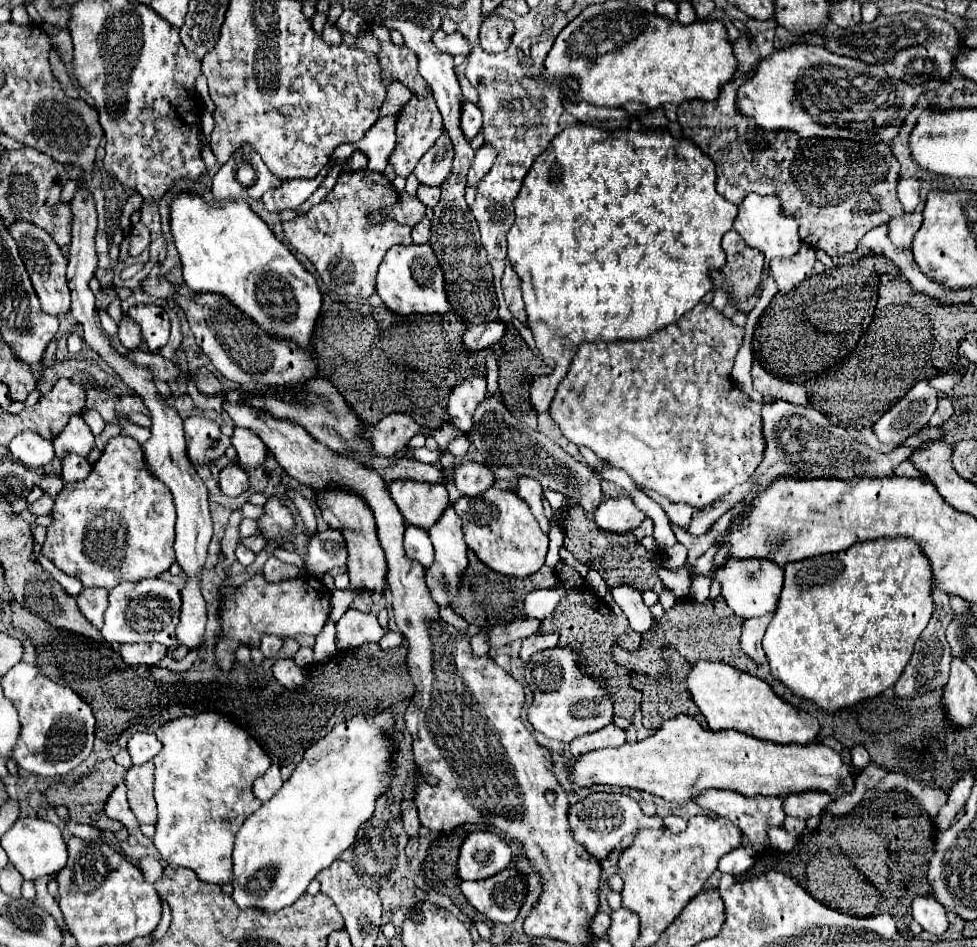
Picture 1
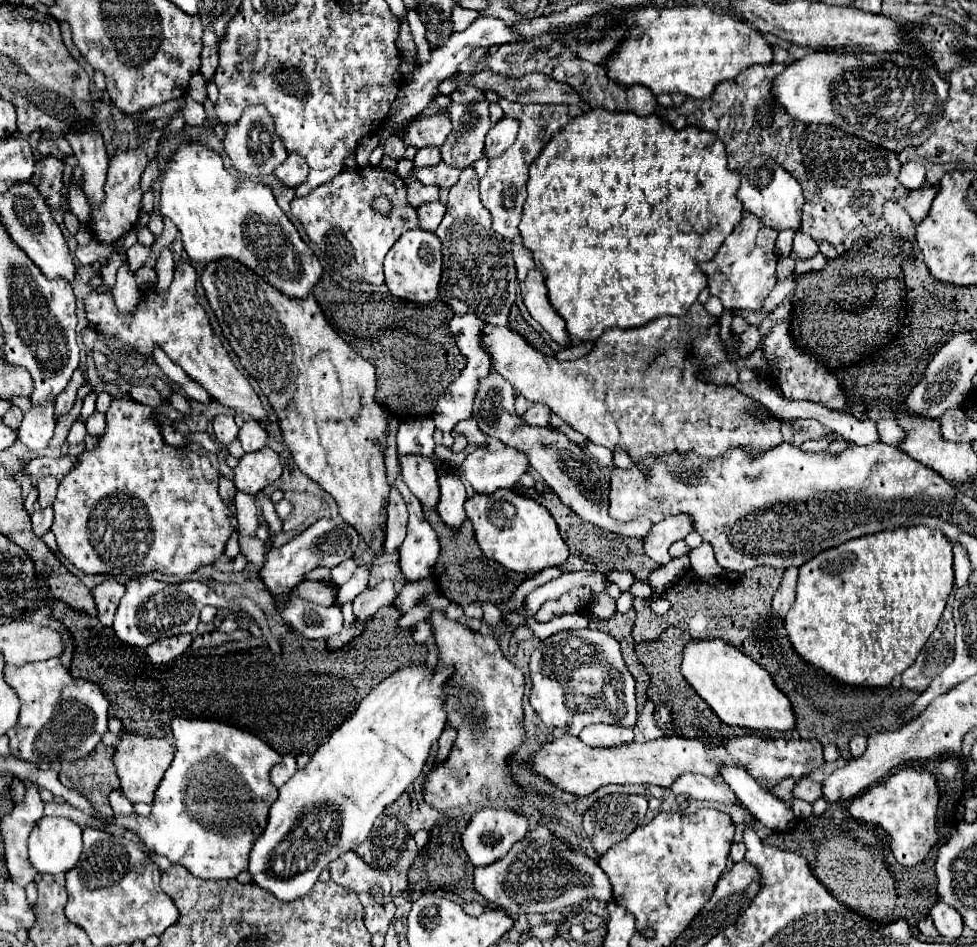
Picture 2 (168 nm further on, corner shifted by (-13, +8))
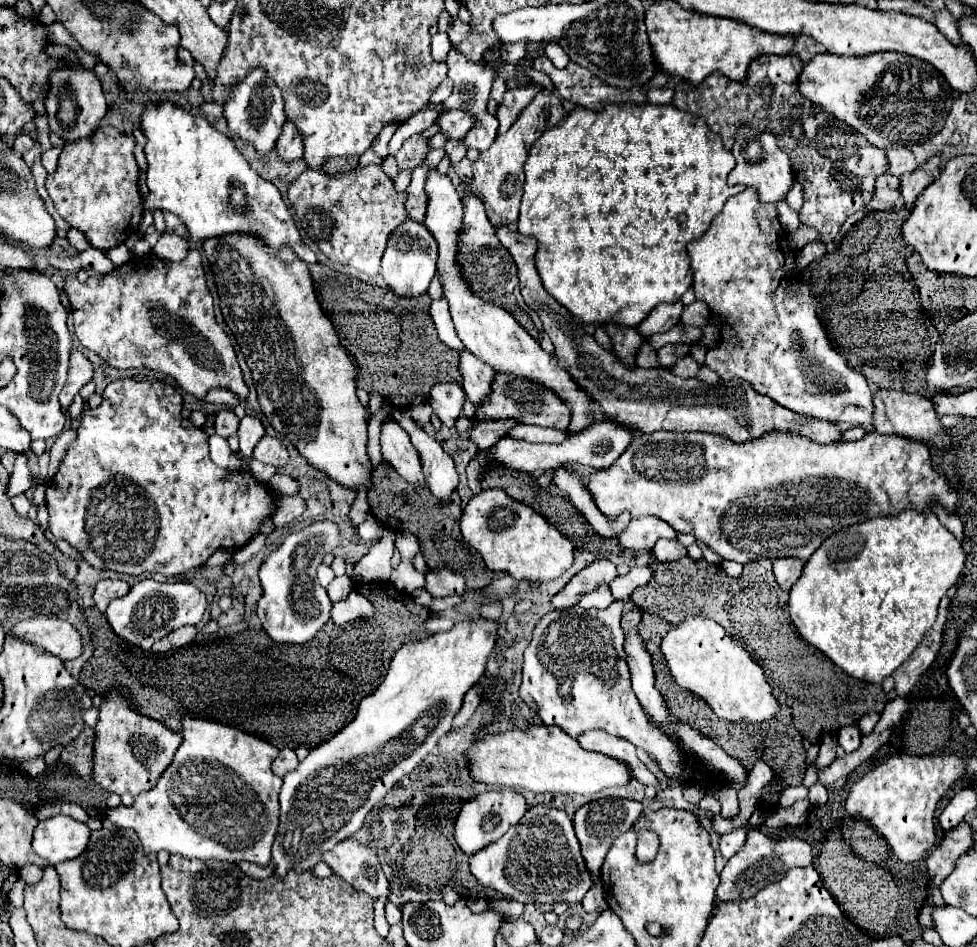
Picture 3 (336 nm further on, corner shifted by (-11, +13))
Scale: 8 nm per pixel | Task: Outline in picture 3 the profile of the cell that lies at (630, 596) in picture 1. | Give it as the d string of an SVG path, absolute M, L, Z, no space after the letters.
M594 560L590 566L580 570L558 594L552 596L552 606L558 610L570 608L580 602L582 596L594 592L602 584L610 584L618 576L616 564L610 560Z

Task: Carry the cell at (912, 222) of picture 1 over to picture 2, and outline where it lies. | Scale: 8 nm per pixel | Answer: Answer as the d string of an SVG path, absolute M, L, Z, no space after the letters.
M924 183L920 189L914 189L908 195L900 197L898 203L908 211L908 215L912 217L914 223L920 223L928 215L934 197L936 197L936 187Z

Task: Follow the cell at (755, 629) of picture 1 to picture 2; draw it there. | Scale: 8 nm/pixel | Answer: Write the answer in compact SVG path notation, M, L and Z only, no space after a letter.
M788 567L784 571L784 577L782 577L782 583L774 595L774 601L772 601L772 609L778 617L784 617L790 609L790 605L794 603L794 597L796 597L796 577L798 577L798 569L796 567Z

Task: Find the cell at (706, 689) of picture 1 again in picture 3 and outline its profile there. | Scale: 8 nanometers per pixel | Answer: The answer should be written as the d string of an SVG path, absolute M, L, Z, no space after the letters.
M694 616L672 626L662 640L662 652L676 684L700 696L718 718L728 722L764 722L778 714L778 700L762 668L718 622Z

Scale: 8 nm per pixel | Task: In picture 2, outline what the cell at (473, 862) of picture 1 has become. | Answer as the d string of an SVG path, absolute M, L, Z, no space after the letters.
M484 807L480 809L472 819L470 823L466 825L466 829L462 831L460 839L462 839L462 847L468 855L468 859L476 865L476 867L482 867L482 865L490 865L494 861L498 861L498 857L504 857L510 847L522 837L526 835L526 829L528 829L528 819L518 813L518 811L512 811L512 809L492 809L492 807Z

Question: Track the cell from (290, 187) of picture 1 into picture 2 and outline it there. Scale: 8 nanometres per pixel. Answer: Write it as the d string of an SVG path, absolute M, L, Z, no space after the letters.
M288 155L288 159L284 163L278 165L278 169L274 171L274 175L284 181L284 185L288 187L298 187L308 173L308 165L304 161L304 157L300 155Z

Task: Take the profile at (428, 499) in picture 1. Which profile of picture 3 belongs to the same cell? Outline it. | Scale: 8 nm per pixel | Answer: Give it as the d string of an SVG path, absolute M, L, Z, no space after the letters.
M386 422L382 426L382 436L380 436L380 446L382 446L382 456L388 460L388 464L412 486L424 486L424 474L422 474L422 464L416 448L412 448L412 442L408 440L408 432L400 428L396 422Z

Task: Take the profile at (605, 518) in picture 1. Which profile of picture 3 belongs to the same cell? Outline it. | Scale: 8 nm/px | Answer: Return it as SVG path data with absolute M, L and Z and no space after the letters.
M660 430L660 432L652 432L652 434L644 434L636 440L632 440L632 444L626 448L626 452L620 456L620 460L616 464L612 464L606 470L598 470L596 474L592 474L592 478L588 480L588 488L594 496L596 506L600 508L602 514L616 518L620 512L630 512L634 518L640 516L658 516L662 520L666 520L668 524L672 524L672 528L676 532L690 532L696 536L696 540L700 540L702 544L706 544L710 550L714 550L720 558L724 560L734 560L734 562L752 562L752 560L760 560L760 558L800 558L800 560L808 560L816 548L834 532L840 532L852 524L860 524L864 520L870 518L888 518L888 516L898 516L902 510L906 510L906 506L914 506L914 510L924 512L928 510L932 504L944 504L946 508L956 508L960 504L960 498L956 496L956 490L952 490L952 486L948 484L946 476L938 474L932 470L932 462L930 462L930 452L928 446L922 442L914 442L902 436L882 436L878 432L866 434L862 440L856 442L832 442L832 444L816 444L808 438L802 436L788 436L788 432L768 432L756 440L750 442L732 442L726 440L726 436L712 436L712 434L704 434L704 432L668 432L668 430Z

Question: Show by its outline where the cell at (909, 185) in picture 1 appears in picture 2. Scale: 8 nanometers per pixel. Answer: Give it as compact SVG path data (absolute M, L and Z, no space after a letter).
M904 161L898 173L898 181L908 189L918 189L924 183L924 165L918 161Z

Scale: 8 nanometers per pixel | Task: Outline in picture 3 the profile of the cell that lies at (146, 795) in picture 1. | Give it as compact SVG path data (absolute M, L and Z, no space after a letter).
M110 692L100 706L100 722L96 726L94 740L94 776L96 782L118 796L132 794L138 796L154 788L160 774L172 762L182 736L168 730L164 724L140 716L128 706L128 702L116 692Z

